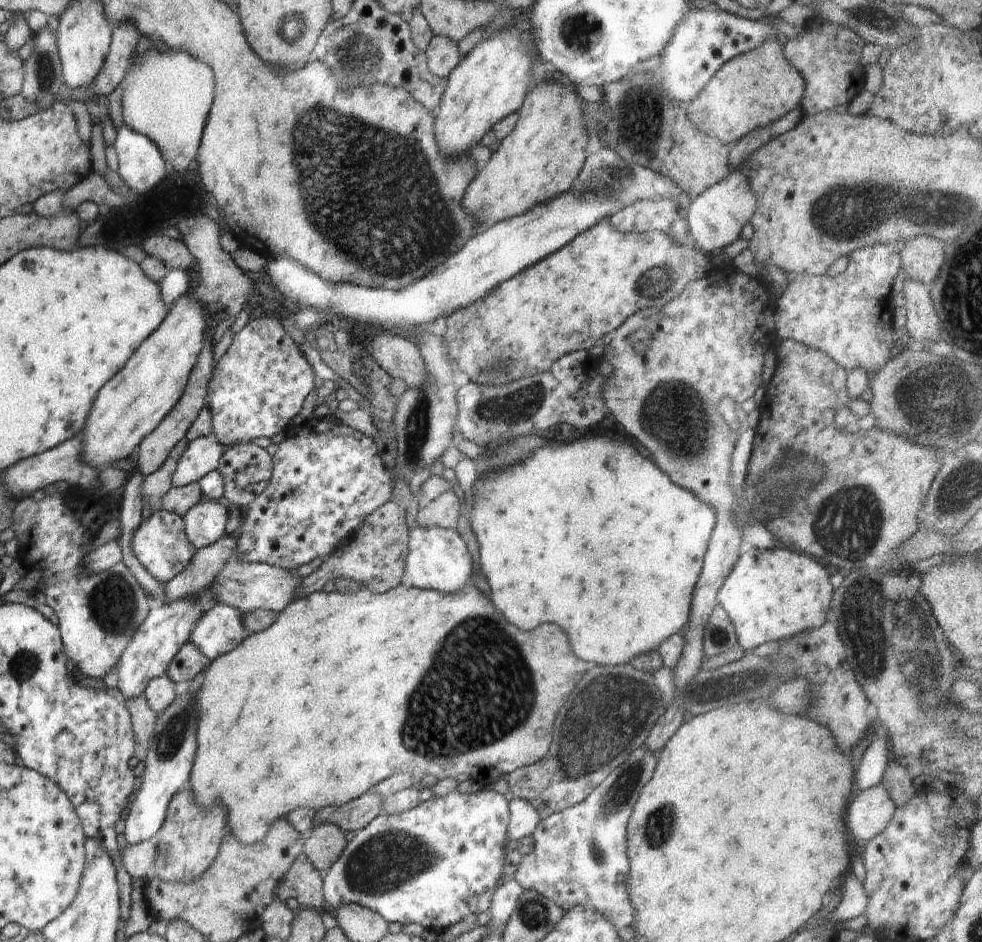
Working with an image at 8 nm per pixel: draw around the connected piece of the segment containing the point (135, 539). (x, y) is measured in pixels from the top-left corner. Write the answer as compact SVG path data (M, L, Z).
M164 508L153 511L150 518L140 522L140 526L136 528L132 536L131 545L132 554L136 556L136 560L144 566L148 574L154 576L158 582L164 583L172 580L178 573L184 572L184 568L187 568L197 552L184 534L183 516L168 512Z

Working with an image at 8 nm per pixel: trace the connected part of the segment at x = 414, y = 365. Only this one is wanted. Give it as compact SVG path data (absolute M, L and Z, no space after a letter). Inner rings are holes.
M380 331L374 340L371 352L374 360L391 376L406 382L407 388L418 388L428 380L424 360L416 344L410 342L407 334Z

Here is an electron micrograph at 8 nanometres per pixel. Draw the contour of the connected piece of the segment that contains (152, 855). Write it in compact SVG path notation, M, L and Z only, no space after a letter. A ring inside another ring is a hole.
M155 838L130 846L127 842L121 847L122 866L131 877L144 879L152 875L154 860L156 860Z

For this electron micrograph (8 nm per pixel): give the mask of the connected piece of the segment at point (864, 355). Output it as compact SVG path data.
M872 244L851 252L849 259L846 270L837 276L806 273L789 276L784 294L776 301L775 330L779 341L796 340L800 344L806 344L808 348L822 350L834 362L844 367L847 373L860 369L865 370L868 377L872 378L891 359L890 350L897 339L893 329L895 306L892 285L901 268L900 256L891 245Z

